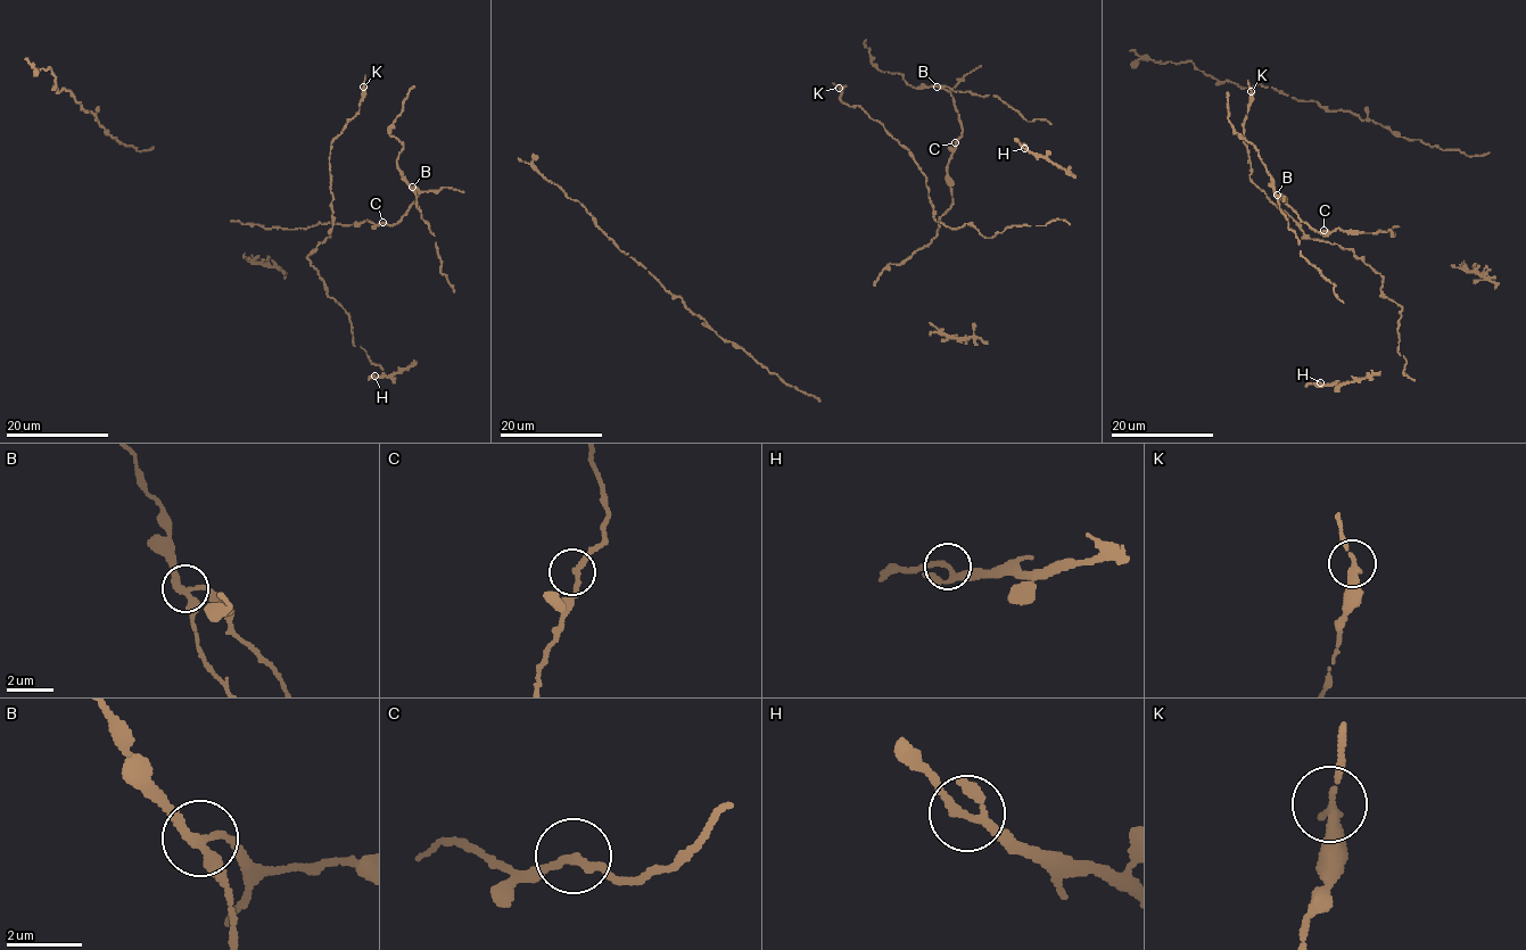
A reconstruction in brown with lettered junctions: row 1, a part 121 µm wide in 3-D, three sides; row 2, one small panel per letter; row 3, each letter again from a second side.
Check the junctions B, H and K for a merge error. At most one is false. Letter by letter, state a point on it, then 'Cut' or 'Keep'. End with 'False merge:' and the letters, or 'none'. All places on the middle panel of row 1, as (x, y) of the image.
B: Place: (937, 87). Cut
H: Place: (1024, 148). Keep
K: Place: (839, 88). Keep
False merge: B

